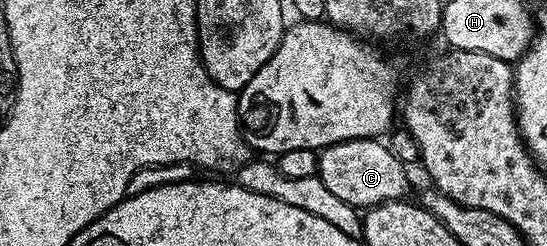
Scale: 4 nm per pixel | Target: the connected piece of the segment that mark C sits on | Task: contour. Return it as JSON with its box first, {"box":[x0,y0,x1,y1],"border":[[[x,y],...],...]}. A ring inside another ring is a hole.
{"box":[317,139,409,210],"border":[[[380,139],[348,140],[320,149],[317,157],[317,176],[331,193],[355,209],[368,210],[376,204],[402,199],[409,188],[406,165],[391,154],[388,143]]]}

